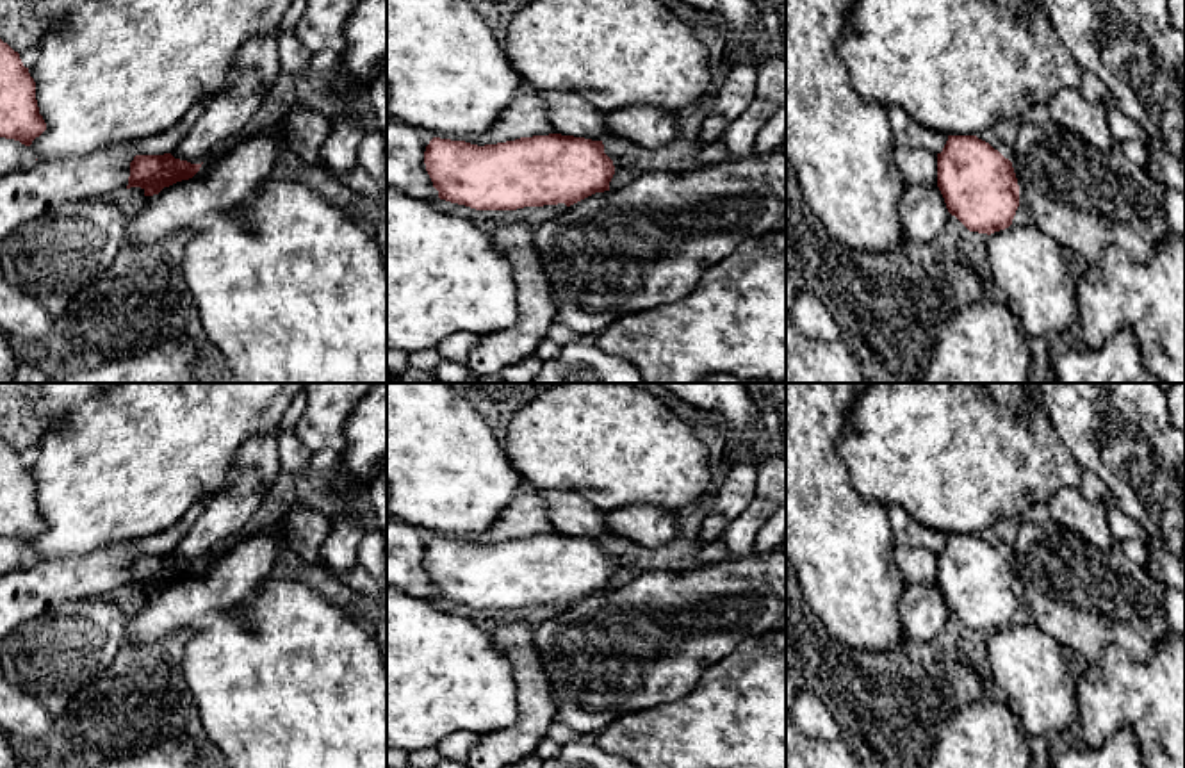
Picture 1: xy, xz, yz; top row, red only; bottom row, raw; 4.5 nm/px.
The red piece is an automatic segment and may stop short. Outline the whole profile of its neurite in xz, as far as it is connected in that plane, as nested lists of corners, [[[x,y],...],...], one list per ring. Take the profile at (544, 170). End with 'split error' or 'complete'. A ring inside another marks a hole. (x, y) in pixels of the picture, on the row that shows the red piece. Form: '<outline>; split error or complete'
[[[561,134],[485,146],[433,137],[426,146],[424,164],[440,200],[476,210],[517,210],[558,203],[570,207],[595,192],[609,191],[615,175],[602,141]]]; complete

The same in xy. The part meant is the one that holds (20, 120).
[[[0,39],[0,137],[30,146],[45,130],[36,82],[20,53]]]; complete

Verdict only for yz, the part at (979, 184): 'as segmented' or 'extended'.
as segmented

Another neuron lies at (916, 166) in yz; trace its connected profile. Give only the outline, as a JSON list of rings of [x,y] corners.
[[[896,148],[895,166],[905,184],[937,187],[937,155],[927,150]]]

